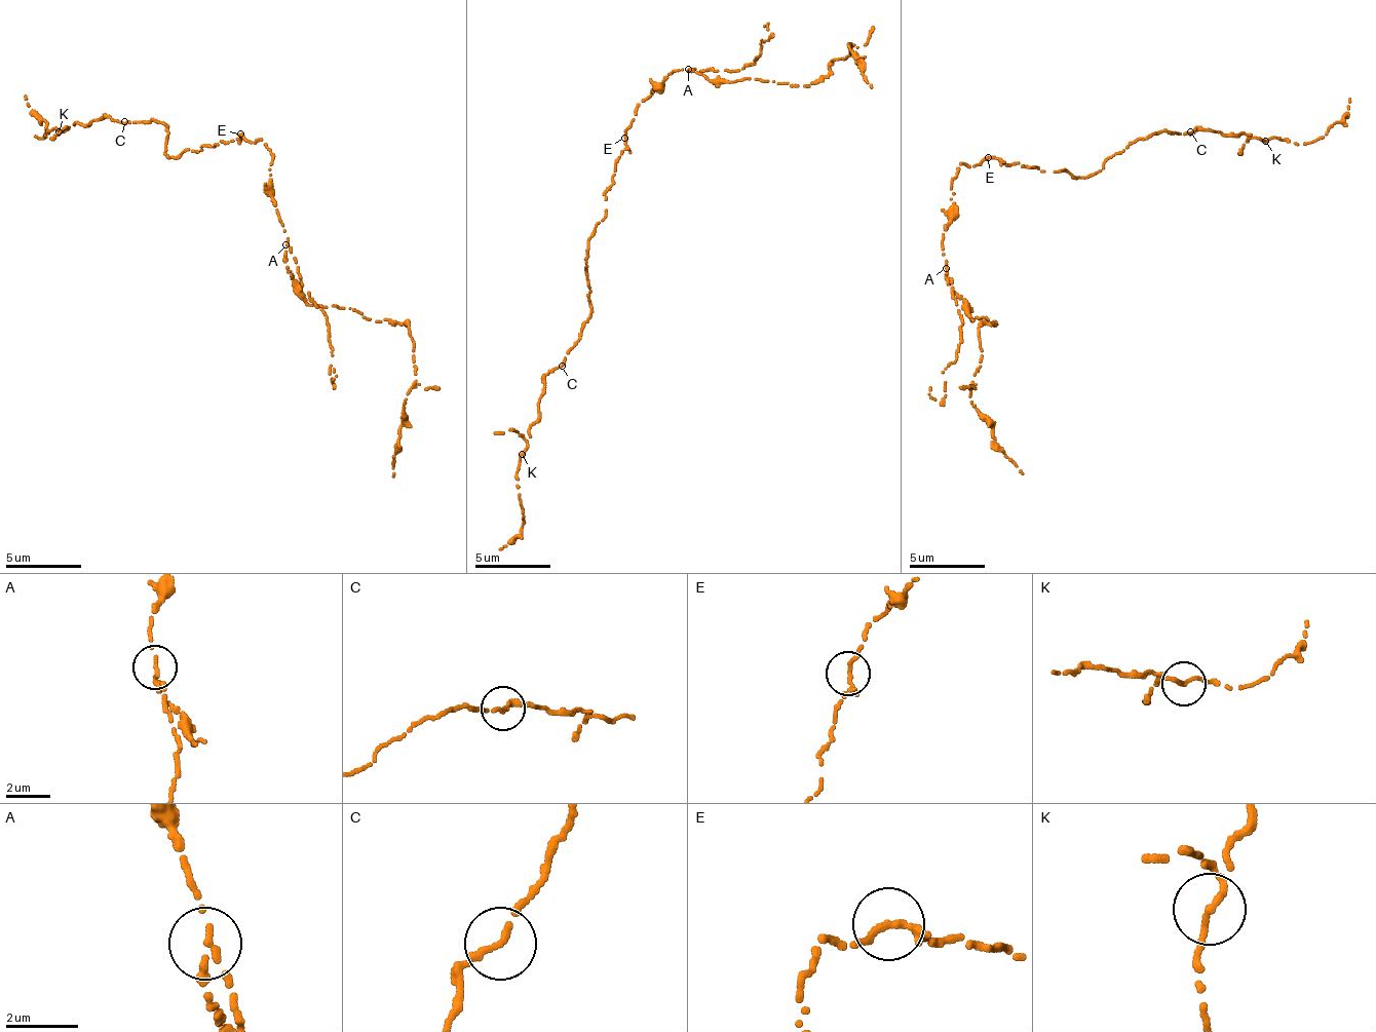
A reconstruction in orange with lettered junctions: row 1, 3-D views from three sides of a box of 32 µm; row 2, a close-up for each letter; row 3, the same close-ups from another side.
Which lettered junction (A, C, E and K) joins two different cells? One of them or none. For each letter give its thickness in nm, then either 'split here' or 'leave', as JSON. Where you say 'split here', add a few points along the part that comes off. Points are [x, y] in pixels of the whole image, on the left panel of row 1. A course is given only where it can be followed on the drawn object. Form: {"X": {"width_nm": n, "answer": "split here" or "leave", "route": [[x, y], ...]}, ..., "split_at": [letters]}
{"A": {"width_nm": 130, "answer": "leave"}, "C": {"width_nm": 160, "answer": "leave"}, "E": {"width_nm": 190, "answer": "leave"}, "K": {"width_nm": 140, "answer": "leave"}, "split_at": []}

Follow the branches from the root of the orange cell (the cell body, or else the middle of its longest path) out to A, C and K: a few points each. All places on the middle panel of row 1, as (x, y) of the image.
A: (624, 134), (651, 89), (661, 87), (672, 70), (687, 70)
C: (624, 134), (625, 148), (605, 195), (605, 218), (587, 242), (590, 316), (562, 366)
K: (624, 134), (605, 218), (587, 242), (590, 316), (580, 340), (545, 377), (538, 421), (524, 435), (522, 454)

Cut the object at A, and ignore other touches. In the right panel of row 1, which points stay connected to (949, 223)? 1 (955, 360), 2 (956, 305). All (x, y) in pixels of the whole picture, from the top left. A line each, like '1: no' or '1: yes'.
1: yes
2: yes

